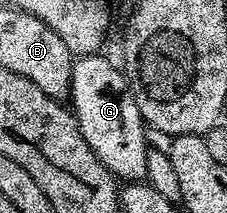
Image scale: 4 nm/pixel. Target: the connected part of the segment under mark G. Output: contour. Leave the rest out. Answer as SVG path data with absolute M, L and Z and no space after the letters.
M100 53L82 55L73 62L70 110L76 116L82 137L86 137L86 145L94 149L98 161L106 165L108 172L125 184L138 183L148 178L146 153L150 140L144 136L146 124L123 70L102 56Z

